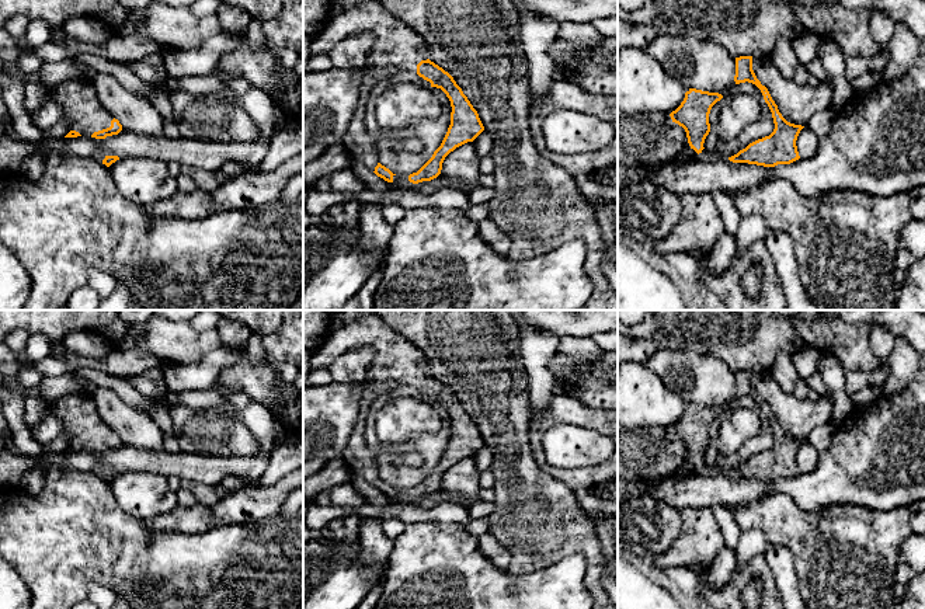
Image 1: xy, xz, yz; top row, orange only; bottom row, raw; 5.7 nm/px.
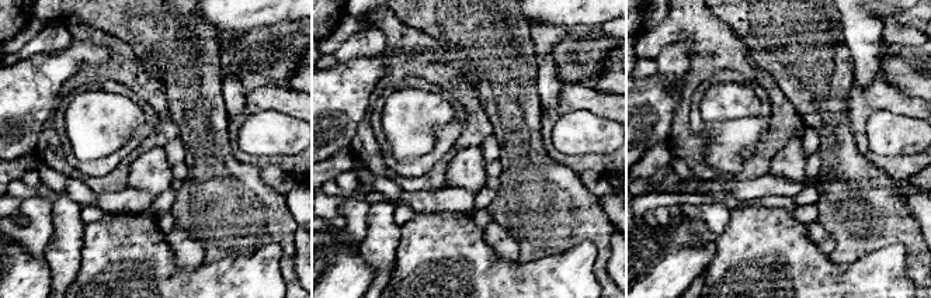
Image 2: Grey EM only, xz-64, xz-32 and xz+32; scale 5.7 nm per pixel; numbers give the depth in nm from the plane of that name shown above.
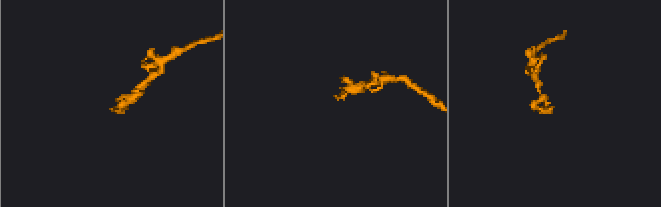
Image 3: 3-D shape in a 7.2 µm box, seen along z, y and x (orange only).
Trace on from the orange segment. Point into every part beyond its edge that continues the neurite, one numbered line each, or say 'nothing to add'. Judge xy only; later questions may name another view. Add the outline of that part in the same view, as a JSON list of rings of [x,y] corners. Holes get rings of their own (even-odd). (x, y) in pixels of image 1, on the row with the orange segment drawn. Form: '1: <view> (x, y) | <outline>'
1: xy (77, 98) | [[[65,80],[49,90],[49,98],[62,107],[63,116],[72,121],[72,130],[81,136],[90,138],[94,132],[109,128],[114,119],[87,80]]]

